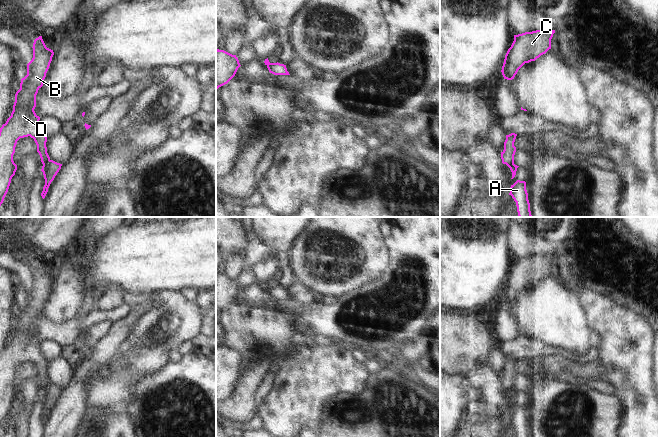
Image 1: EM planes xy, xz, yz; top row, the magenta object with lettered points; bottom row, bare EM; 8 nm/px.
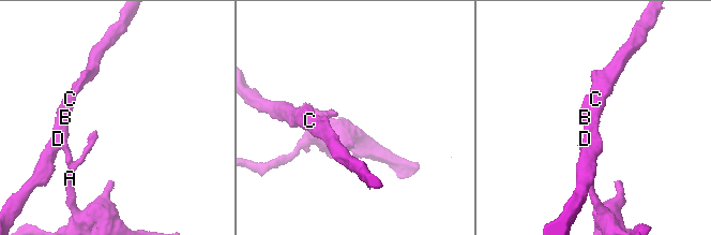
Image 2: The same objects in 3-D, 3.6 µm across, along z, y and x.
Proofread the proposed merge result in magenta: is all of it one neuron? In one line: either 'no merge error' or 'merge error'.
merge error

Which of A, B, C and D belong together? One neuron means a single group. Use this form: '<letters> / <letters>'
A / B C D

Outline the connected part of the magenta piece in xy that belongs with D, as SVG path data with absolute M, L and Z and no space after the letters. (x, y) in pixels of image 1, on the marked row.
M42 36L34 40L32 48L33 58L27 64L27 75L21 79L20 89L15 94L13 111L0 128L0 206L17 170L13 155L20 138L30 136L34 139L43 165L50 160L46 147L47 137L34 109L36 95L43 86L54 52L46 47Z

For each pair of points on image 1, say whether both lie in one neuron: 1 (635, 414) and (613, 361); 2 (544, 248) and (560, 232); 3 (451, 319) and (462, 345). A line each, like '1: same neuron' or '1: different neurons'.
1: same neuron
2: different neurons
3: same neuron

